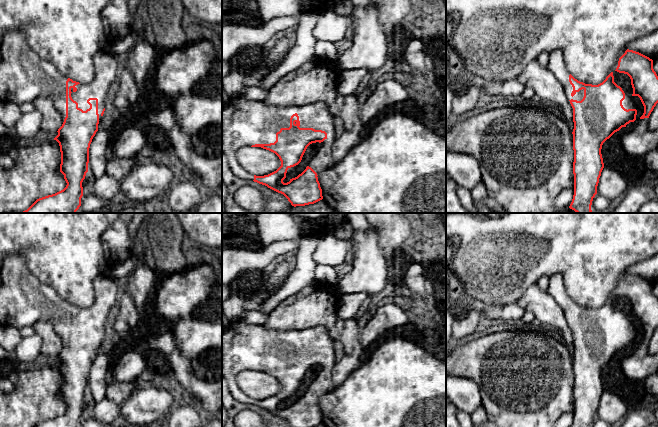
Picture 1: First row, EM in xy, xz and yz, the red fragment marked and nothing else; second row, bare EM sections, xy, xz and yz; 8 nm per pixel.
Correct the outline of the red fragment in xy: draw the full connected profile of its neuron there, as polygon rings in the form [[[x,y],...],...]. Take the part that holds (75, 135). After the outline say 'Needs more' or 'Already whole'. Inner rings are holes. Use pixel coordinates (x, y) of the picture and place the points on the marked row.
[[[20,30],[6,32],[0,50],[0,101],[21,105],[33,102],[38,97],[49,98],[63,118],[63,124],[54,140],[60,146],[60,172],[67,185],[55,194],[37,199],[27,210],[18,213],[76,213],[83,196],[82,182],[88,172],[90,144],[104,114],[109,88],[118,77],[115,56],[106,50],[96,53],[93,57],[93,81],[79,83],[65,77],[51,62],[39,57],[29,47],[25,33]]]. Needs more

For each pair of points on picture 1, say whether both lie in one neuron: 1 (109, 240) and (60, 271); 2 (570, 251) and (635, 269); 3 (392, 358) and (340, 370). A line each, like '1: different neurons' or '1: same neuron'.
1: different neurons
2: different neurons
3: different neurons

